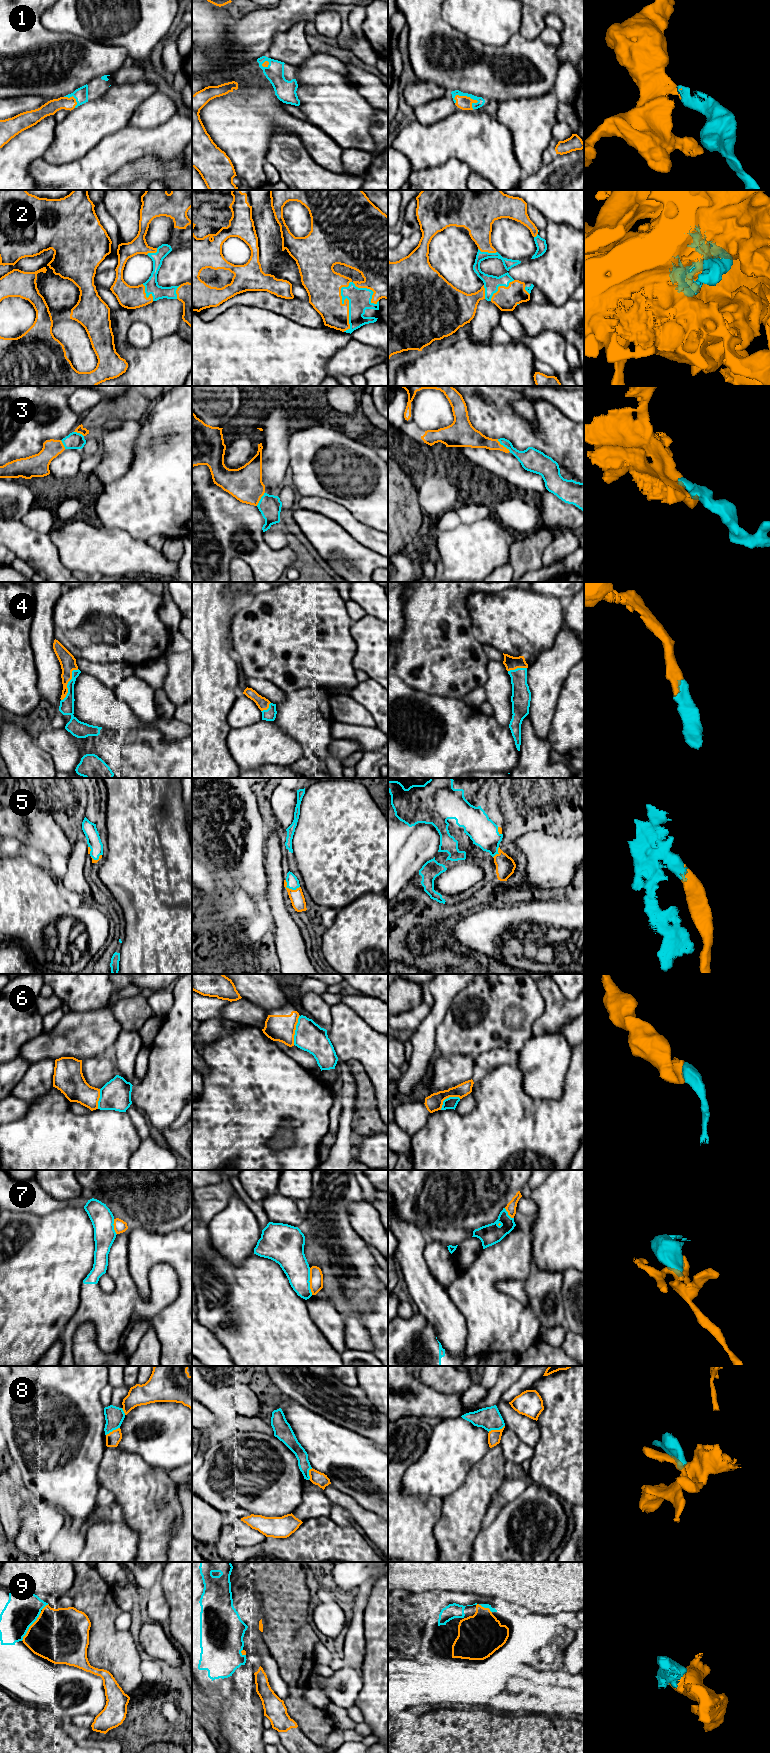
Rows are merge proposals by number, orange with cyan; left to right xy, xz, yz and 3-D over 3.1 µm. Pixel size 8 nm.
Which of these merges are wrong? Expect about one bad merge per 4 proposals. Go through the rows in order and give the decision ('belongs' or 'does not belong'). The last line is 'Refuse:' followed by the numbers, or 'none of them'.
1: belongs
2: belongs
3: belongs
4: belongs
5: belongs
6: does not belong
7: does not belong
8: does not belong
9: belongs
Refuse: 6, 7, 8

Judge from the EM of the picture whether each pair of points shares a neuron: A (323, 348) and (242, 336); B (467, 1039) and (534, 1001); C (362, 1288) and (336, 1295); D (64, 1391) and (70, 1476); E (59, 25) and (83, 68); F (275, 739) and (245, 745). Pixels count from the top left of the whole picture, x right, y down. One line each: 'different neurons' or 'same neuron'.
A: same neuron
B: same neuron
C: same neuron
D: same neuron
E: different neurons
F: same neuron

